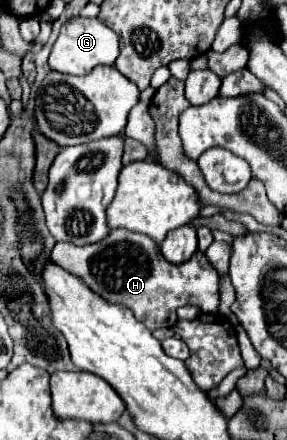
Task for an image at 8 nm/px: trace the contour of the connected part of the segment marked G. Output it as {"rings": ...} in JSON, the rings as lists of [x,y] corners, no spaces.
{"rings":[[[71,17],[67,23],[63,23],[61,33],[53,45],[53,51],[49,55],[49,67],[67,75],[87,75],[97,65],[113,65],[117,55],[119,39],[107,25],[103,25],[99,19]]]}

